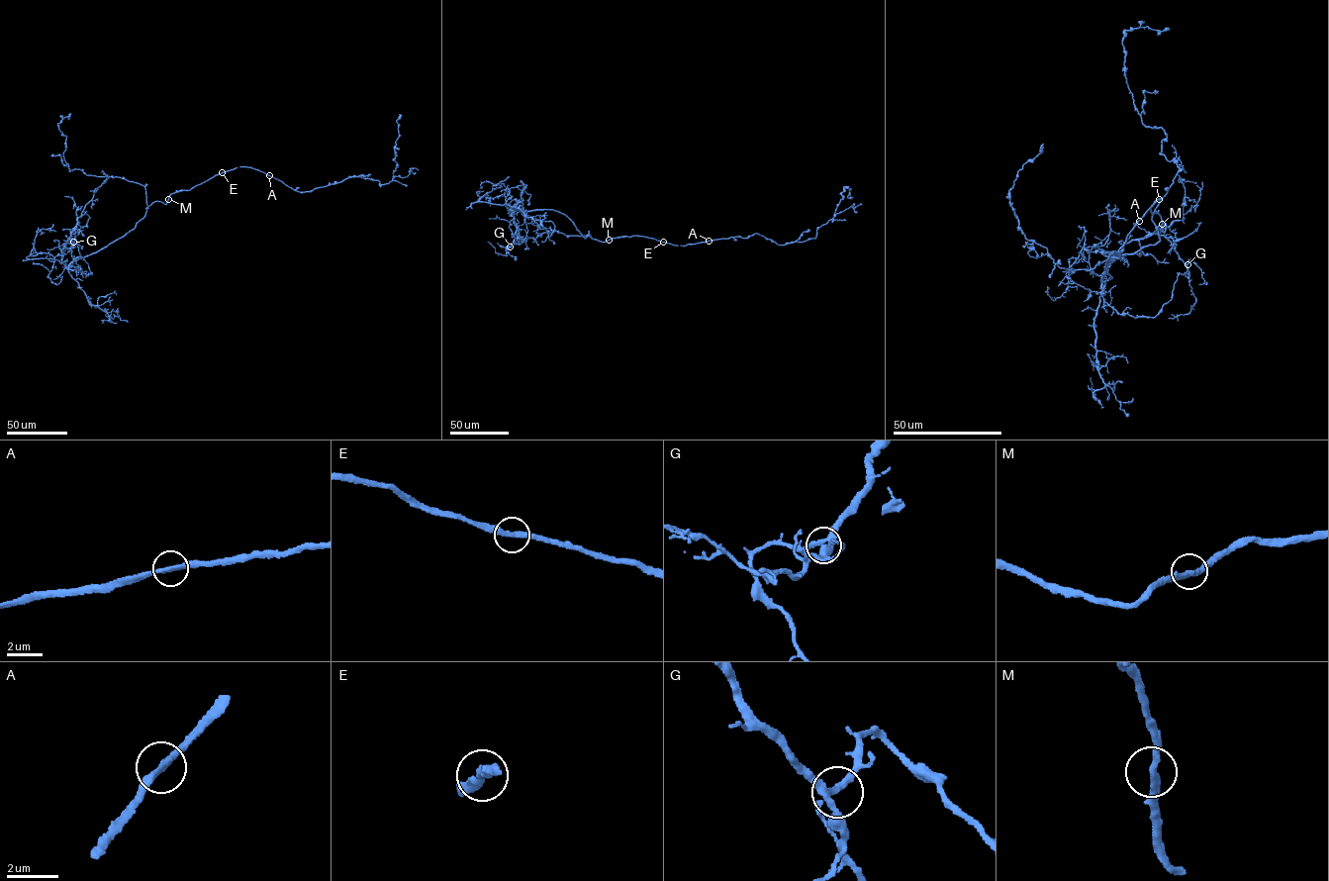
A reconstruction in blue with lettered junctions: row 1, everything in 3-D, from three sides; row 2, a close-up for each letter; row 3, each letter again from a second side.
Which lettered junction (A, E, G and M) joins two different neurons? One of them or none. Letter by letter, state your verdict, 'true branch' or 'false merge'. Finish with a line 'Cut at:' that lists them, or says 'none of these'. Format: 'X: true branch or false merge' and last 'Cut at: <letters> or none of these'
A: true branch
E: true branch
G: true branch
M: true branch
Cut at: none of these

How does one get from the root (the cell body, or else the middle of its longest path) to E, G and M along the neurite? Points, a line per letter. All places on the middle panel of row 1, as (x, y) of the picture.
E: (648, 237), (663, 242)
G: (648, 237), (604, 242), (589, 231), (580, 236), (554, 231), (522, 239), (519, 230), (510, 246)
M: (648, 237), (622, 236), (609, 240)

